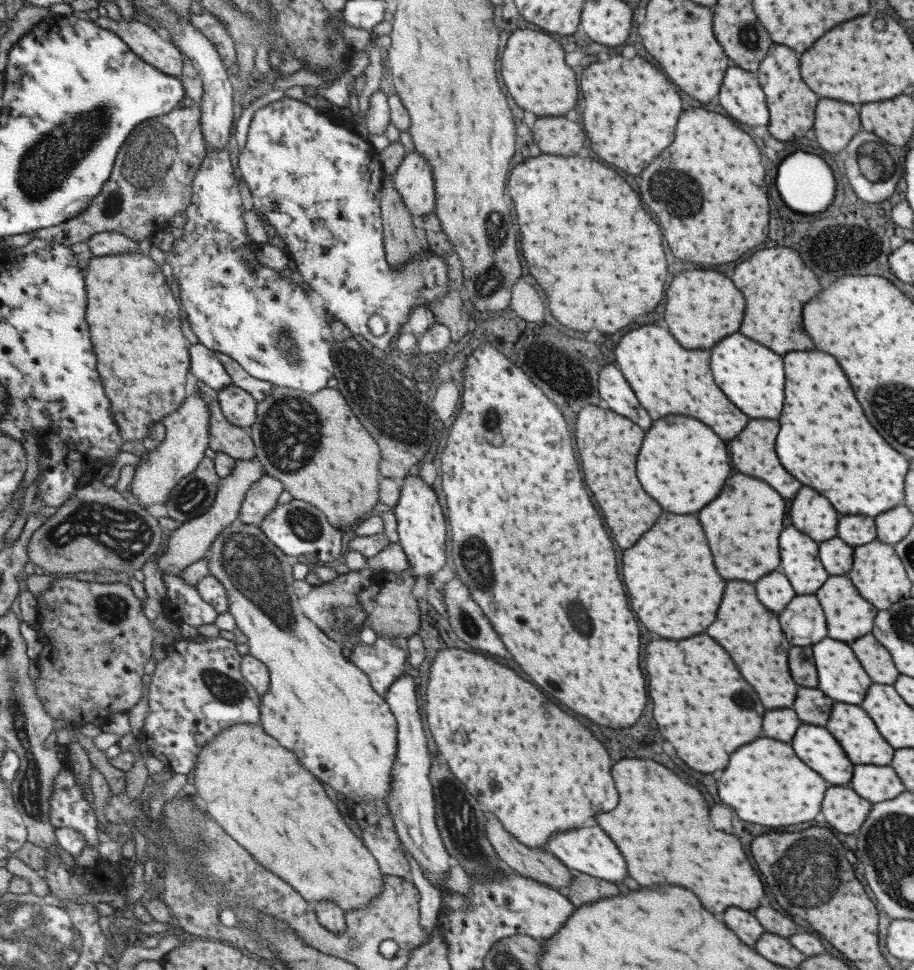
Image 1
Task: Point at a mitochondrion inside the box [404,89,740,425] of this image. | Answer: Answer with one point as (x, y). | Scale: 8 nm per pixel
(496, 231)

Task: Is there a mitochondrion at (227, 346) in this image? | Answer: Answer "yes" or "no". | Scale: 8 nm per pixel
no

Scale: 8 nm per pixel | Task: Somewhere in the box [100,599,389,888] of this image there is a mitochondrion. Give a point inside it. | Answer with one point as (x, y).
(215, 852)

